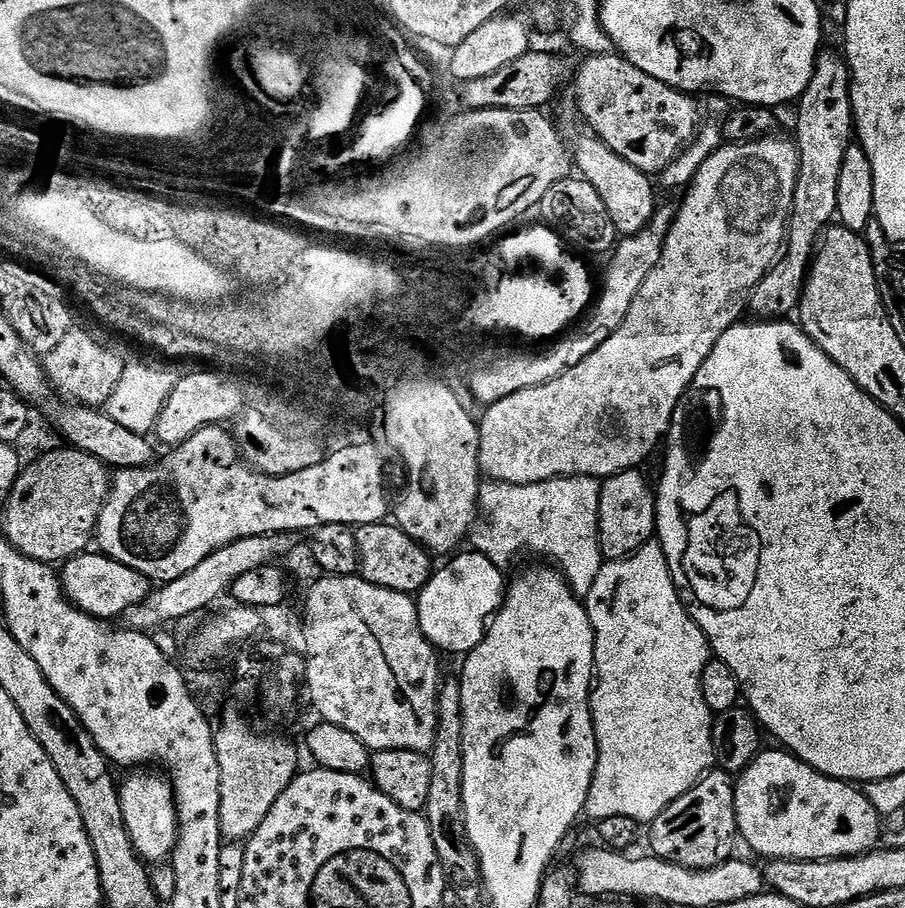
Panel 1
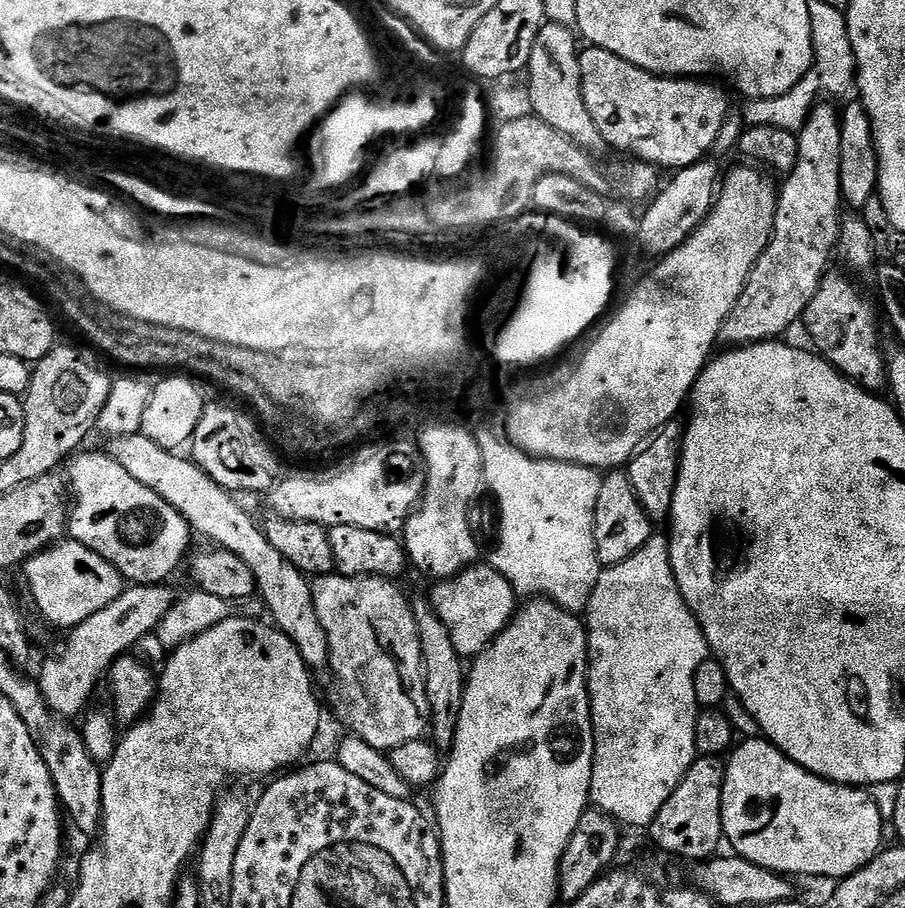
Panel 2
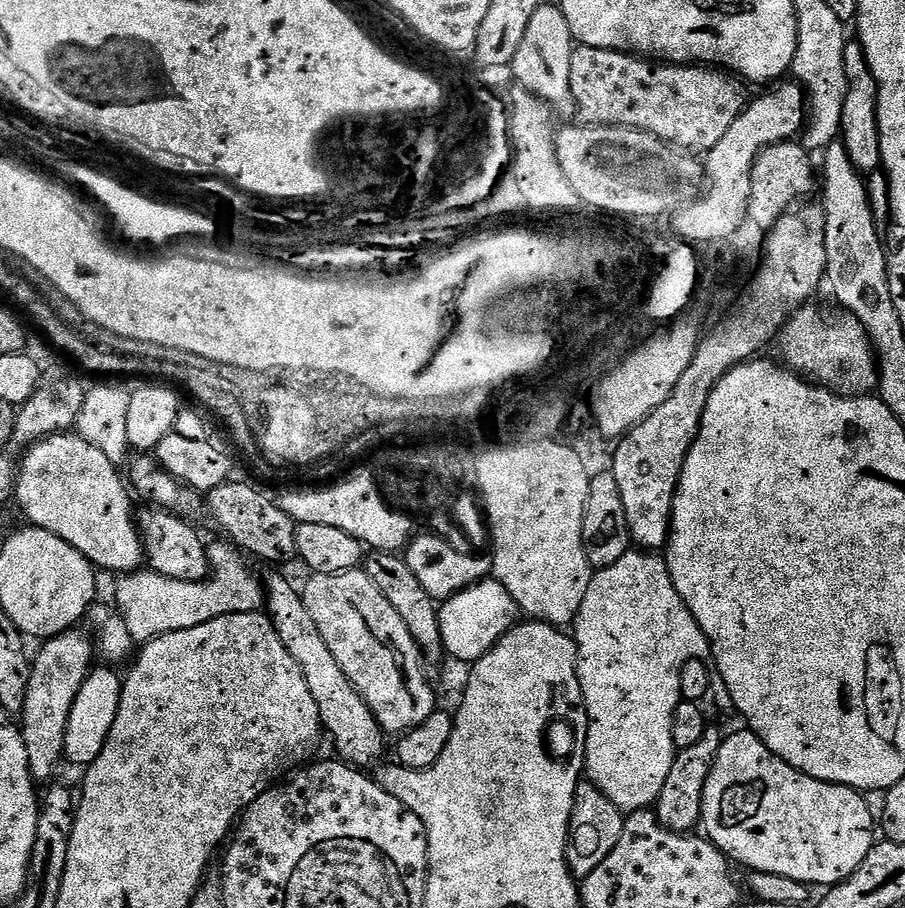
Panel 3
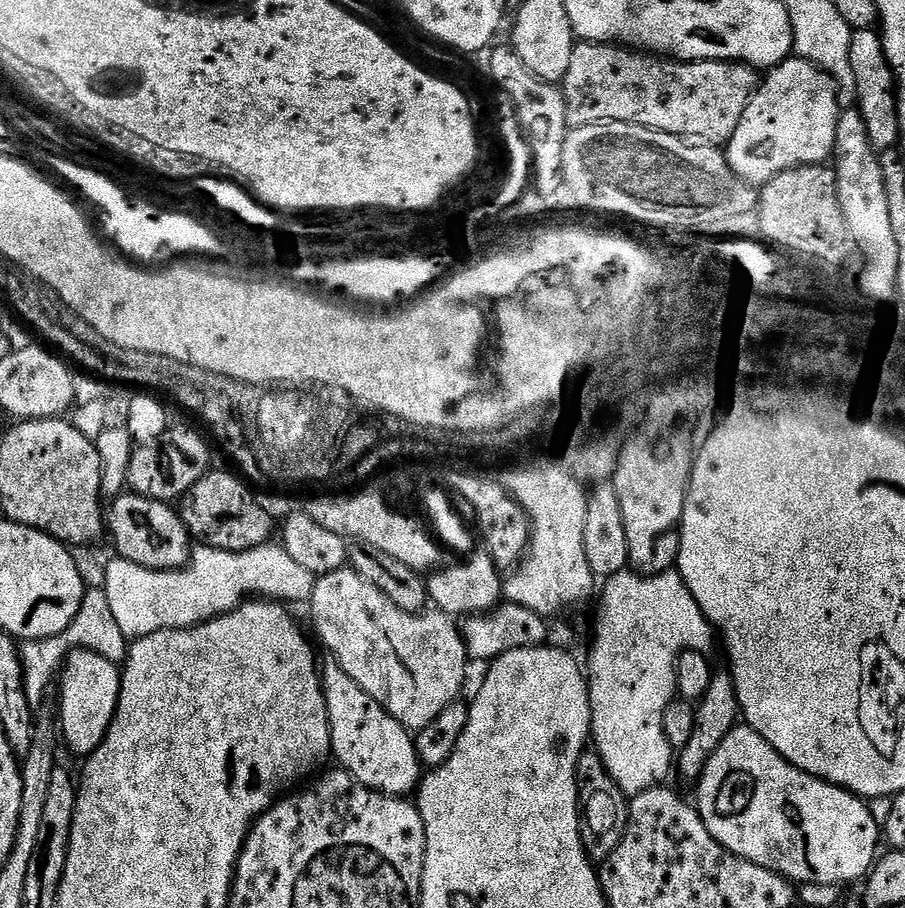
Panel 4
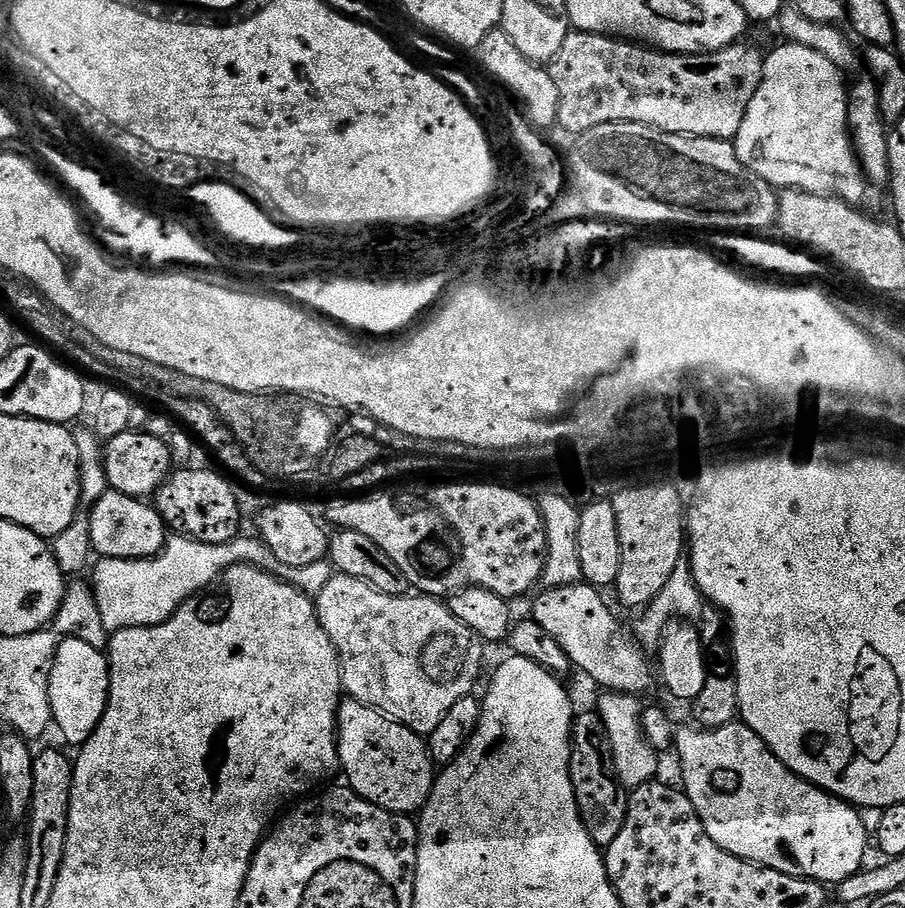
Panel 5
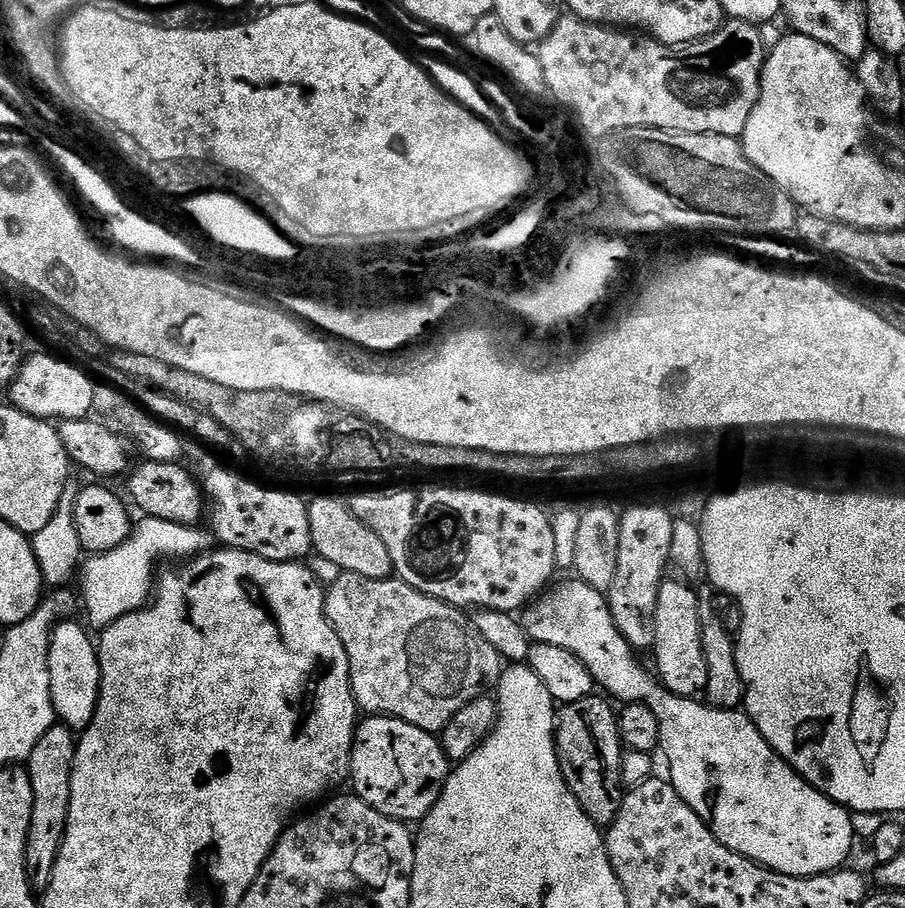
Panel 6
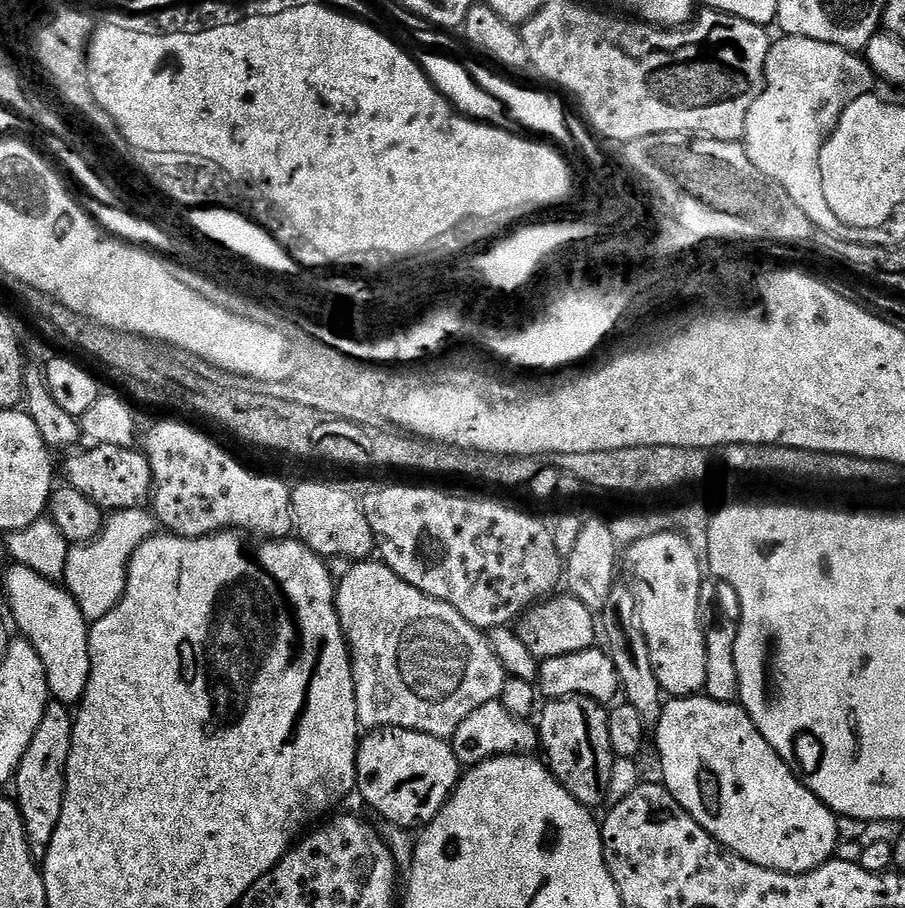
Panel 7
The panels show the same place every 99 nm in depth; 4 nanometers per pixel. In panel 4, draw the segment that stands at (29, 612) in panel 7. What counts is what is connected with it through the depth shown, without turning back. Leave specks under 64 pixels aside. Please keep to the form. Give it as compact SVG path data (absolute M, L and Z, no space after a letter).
M77 648L68 653L60 684L60 728L68 748L79 758L87 758L106 738L120 697L121 669L102 652Z

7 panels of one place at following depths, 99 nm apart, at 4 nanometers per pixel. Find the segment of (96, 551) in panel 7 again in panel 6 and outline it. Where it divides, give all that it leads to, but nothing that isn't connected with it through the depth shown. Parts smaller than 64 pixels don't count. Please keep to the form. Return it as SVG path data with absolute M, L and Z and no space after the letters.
M153 516L141 519L133 527L132 535L122 546L109 552L98 552L89 555L83 561L78 572L78 596L82 601L82 608L88 611L87 623L93 629L109 628L118 618L136 612L149 603L154 592L154 574L152 567L159 560L183 561L185 558L195 558L214 548L214 537L211 531L200 526L175 524L159 520Z

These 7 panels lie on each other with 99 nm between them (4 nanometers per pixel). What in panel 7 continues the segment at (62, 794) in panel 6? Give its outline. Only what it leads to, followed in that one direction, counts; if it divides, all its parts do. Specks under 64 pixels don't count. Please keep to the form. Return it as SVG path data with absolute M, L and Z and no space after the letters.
M49 703L42 718L42 726L38 726L38 734L34 734L34 742L30 742L30 750L26 750L14 777L14 799L24 819L30 850L37 858L43 857L48 851L54 838L54 830L58 830L58 822L62 818L66 766L70 758L73 723L73 713L65 705Z

